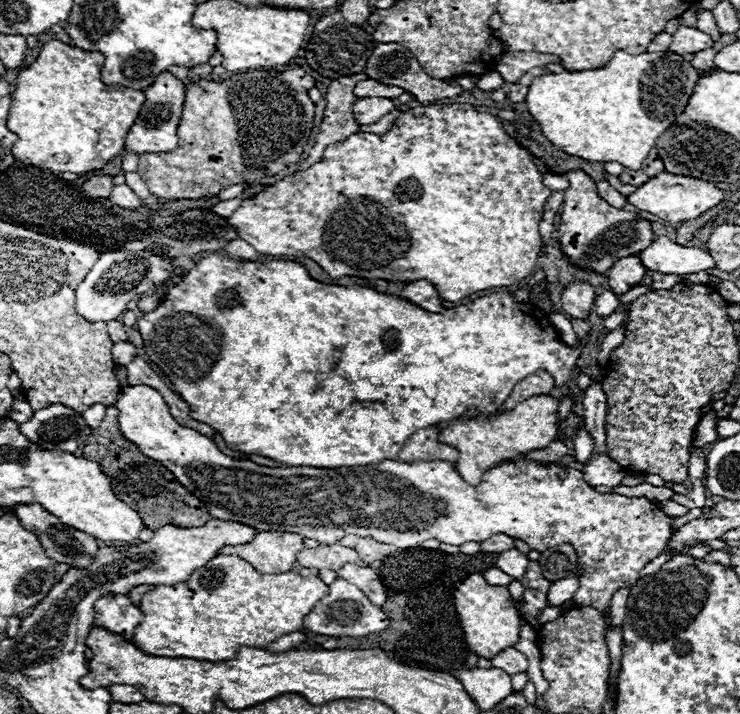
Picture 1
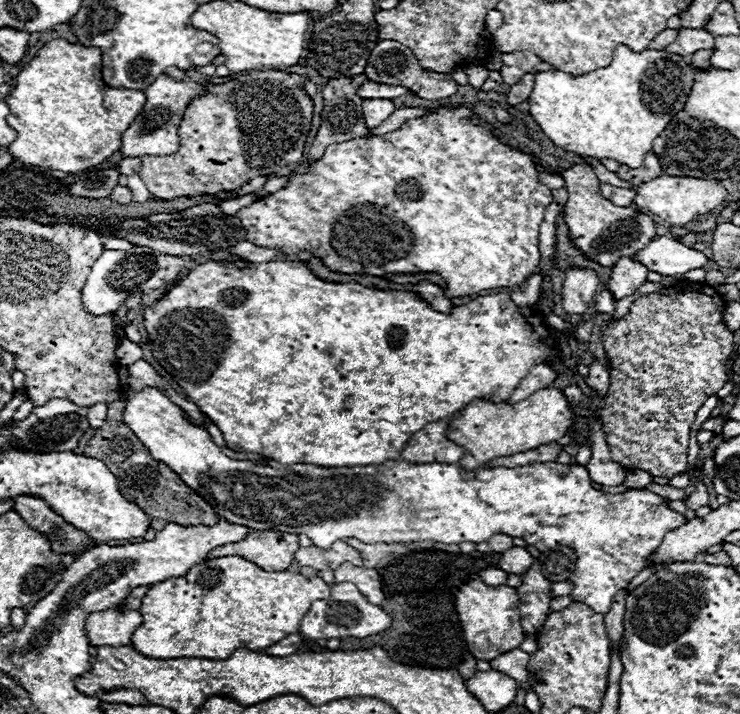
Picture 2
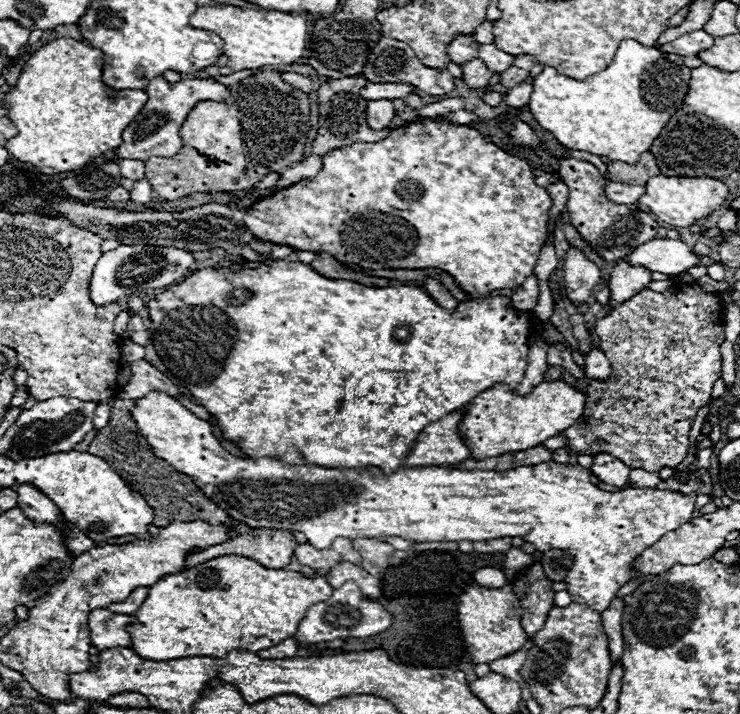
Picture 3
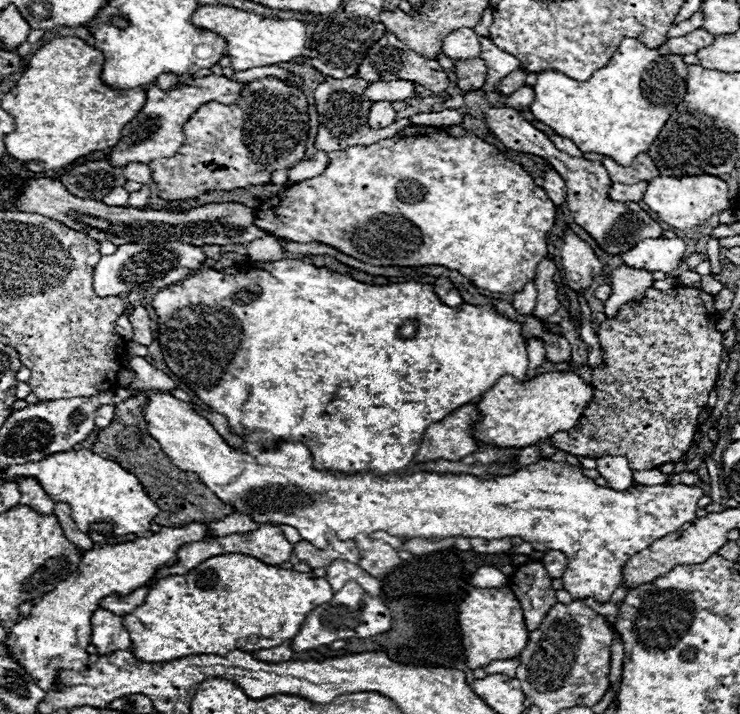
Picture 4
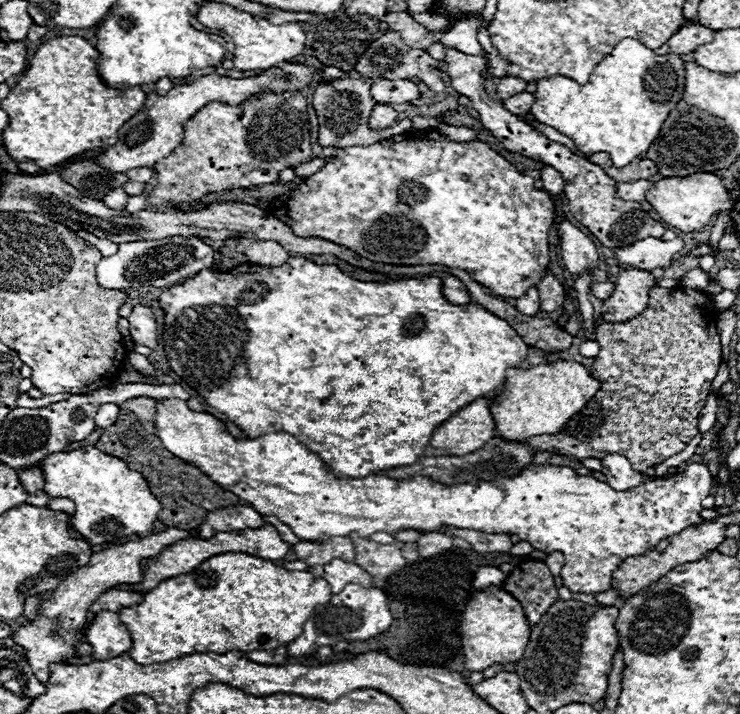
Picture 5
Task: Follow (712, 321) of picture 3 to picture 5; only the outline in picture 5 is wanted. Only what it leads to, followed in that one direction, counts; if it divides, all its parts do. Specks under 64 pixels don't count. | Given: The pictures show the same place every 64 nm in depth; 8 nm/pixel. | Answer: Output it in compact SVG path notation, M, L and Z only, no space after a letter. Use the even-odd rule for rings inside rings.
M652 288L648 308L642 314L622 324L602 322L596 326L596 342L600 344L600 354L596 356L592 374L602 382L596 396L588 400L584 410L580 410L580 414L576 414L568 422L568 426L564 426L564 430L528 438L524 444L532 446L536 454L552 452L578 462L586 458L602 460L608 454L620 454L626 456L632 468L640 472L662 464L674 454L680 454L698 434L698 414L706 404L710 384L720 368L722 356L716 322L718 314L714 310L712 298L704 292L692 288Z

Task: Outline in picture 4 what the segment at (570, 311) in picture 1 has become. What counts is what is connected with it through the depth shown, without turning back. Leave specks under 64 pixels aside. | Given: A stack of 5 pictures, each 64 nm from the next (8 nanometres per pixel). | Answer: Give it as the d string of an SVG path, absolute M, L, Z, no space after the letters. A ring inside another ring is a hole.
M566 228L564 234L562 266L564 266L564 278L568 280L570 288L574 288L576 292L588 290L594 278L600 276L602 272L602 262L598 260L594 250L570 228Z

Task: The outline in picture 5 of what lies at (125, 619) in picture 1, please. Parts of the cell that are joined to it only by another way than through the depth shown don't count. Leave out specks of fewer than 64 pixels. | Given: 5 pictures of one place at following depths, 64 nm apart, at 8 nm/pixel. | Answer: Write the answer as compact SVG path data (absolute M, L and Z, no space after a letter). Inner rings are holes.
M100 612L86 630L86 642L92 646L94 660L112 660L130 650L130 634L118 614Z

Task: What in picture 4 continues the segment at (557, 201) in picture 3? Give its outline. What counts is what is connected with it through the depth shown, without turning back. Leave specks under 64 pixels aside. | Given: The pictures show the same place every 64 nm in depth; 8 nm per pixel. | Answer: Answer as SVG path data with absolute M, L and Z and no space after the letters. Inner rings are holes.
M556 170L544 172L544 186L542 188L546 190L546 194L550 196L550 200L556 206L560 206L566 200L566 184L564 184L564 180L560 178L560 174Z

